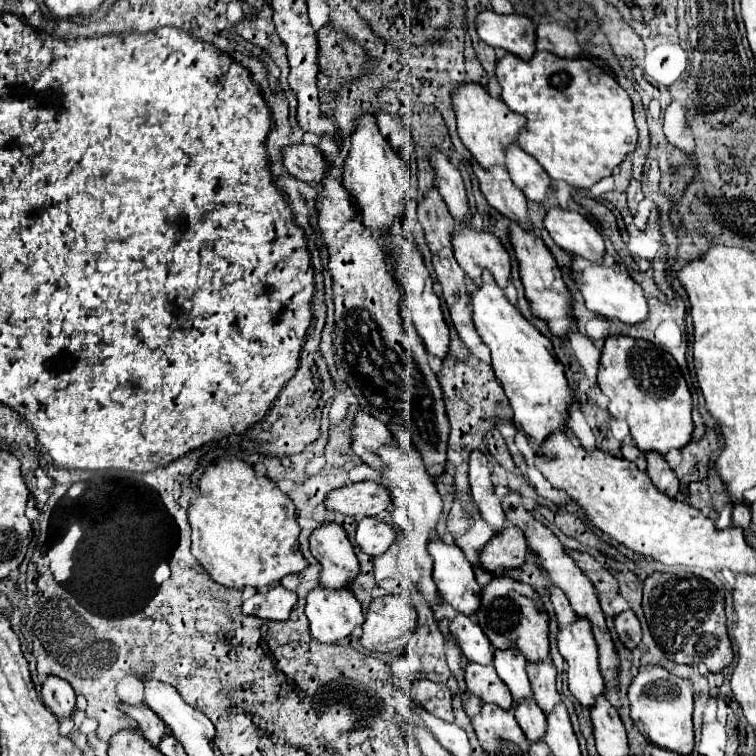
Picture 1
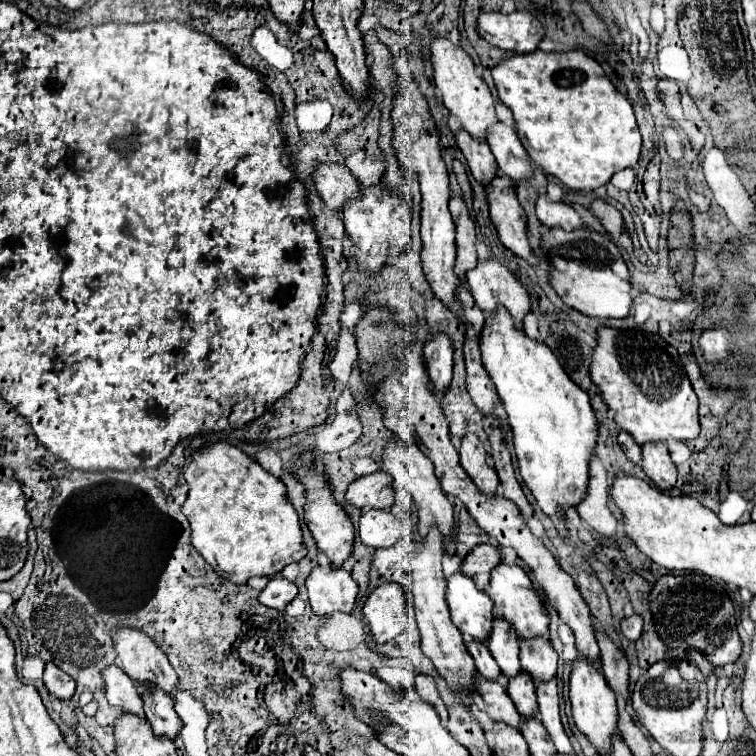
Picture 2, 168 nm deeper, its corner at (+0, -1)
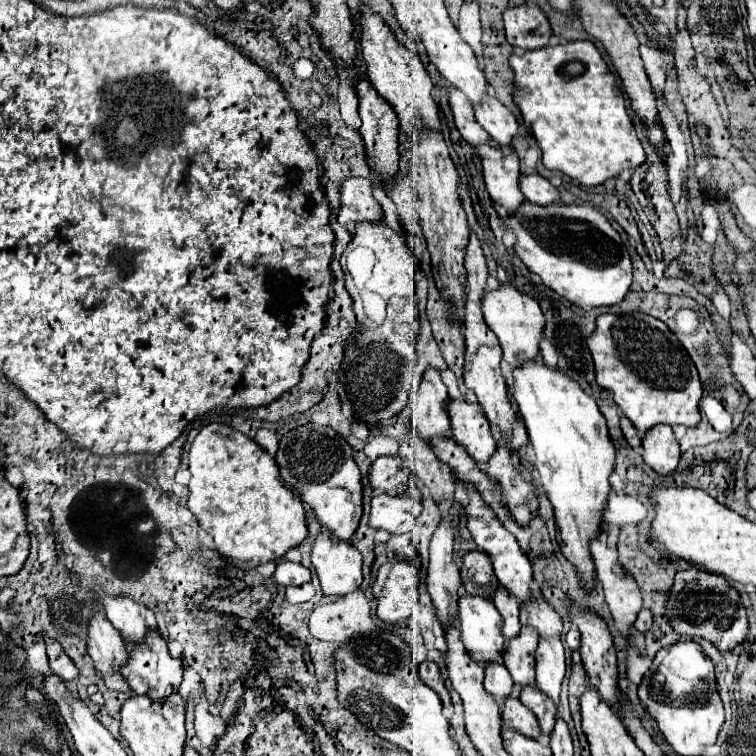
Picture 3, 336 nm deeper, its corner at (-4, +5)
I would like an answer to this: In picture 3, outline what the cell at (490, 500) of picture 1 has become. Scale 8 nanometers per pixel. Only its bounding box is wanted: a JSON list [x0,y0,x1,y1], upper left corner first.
[445,398,497,466]

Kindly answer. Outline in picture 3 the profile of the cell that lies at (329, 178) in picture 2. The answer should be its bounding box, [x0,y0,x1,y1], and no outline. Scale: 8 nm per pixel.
[339,178,383,228]

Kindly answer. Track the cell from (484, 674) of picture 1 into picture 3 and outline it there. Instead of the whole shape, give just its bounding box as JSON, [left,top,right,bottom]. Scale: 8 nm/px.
[503,698,539,738]

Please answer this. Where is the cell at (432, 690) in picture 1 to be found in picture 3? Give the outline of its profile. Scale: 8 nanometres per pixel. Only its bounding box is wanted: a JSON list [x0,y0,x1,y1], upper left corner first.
[419,660,451,706]

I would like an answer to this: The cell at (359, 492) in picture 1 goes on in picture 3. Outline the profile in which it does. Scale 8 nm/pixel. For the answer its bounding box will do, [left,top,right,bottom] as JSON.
[369,456,409,496]

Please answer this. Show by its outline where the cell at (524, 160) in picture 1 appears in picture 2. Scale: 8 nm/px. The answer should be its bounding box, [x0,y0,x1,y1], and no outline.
[487,124,533,182]

